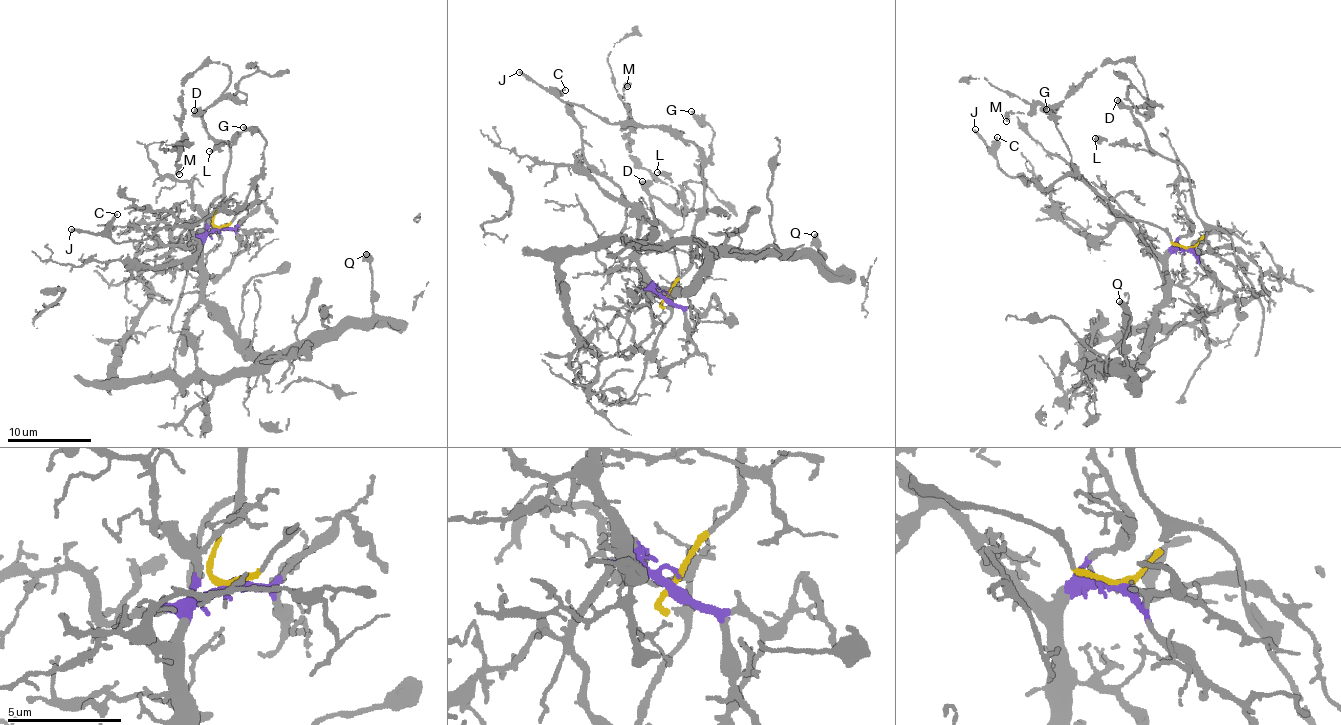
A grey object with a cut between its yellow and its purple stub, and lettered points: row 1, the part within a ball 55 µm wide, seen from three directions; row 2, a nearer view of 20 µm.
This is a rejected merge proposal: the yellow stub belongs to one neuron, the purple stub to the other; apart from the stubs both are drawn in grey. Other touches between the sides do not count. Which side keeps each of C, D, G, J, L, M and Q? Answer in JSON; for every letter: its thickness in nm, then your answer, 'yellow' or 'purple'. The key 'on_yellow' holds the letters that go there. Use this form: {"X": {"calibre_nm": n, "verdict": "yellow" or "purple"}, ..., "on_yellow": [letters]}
{"C": {"calibre_nm": 130, "verdict": "yellow"}, "D": {"calibre_nm": 440, "verdict": "yellow"}, "G": {"calibre_nm": 260, "verdict": "yellow"}, "J": {"calibre_nm": 200, "verdict": "yellow"}, "L": {"calibre_nm": 300, "verdict": "yellow"}, "M": {"calibre_nm": 440, "verdict": "yellow"}, "Q": {"calibre_nm": 480, "verdict": "purple"}, "on_yellow": ["C", "D", "G", "J", "L", "M"]}

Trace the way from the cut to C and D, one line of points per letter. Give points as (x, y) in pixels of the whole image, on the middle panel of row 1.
C: (665, 298), (690, 267), (700, 151), (646, 125), (598, 118), (564, 102), (564, 90)
D: (665, 298), (661, 305), (667, 306), (677, 269), (675, 258), (669, 234), (652, 212), (648, 188), (642, 180)

